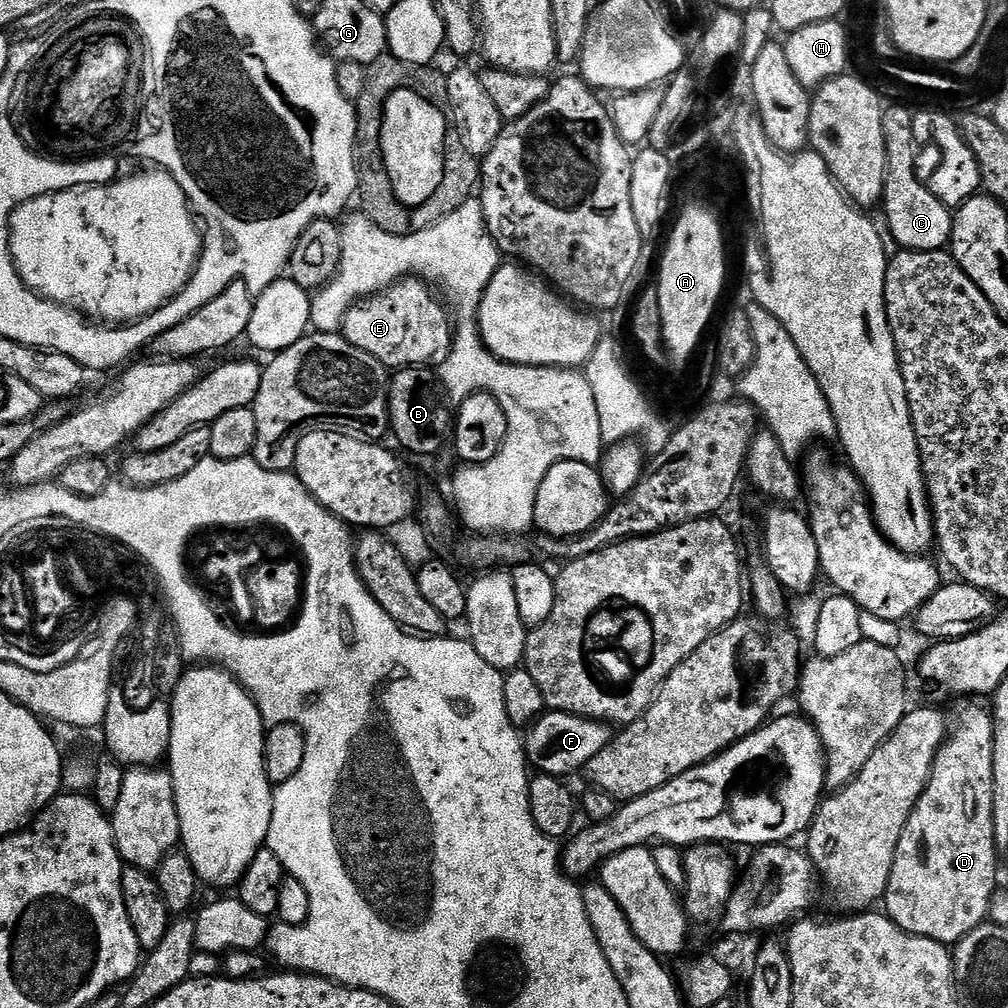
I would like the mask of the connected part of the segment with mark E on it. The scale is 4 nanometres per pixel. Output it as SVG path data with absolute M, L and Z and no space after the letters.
M419 278L398 280L383 292L356 301L346 314L342 335L350 346L366 350L366 354L378 358L389 370L438 366L452 349L454 320L434 292L432 297L431 291Z

